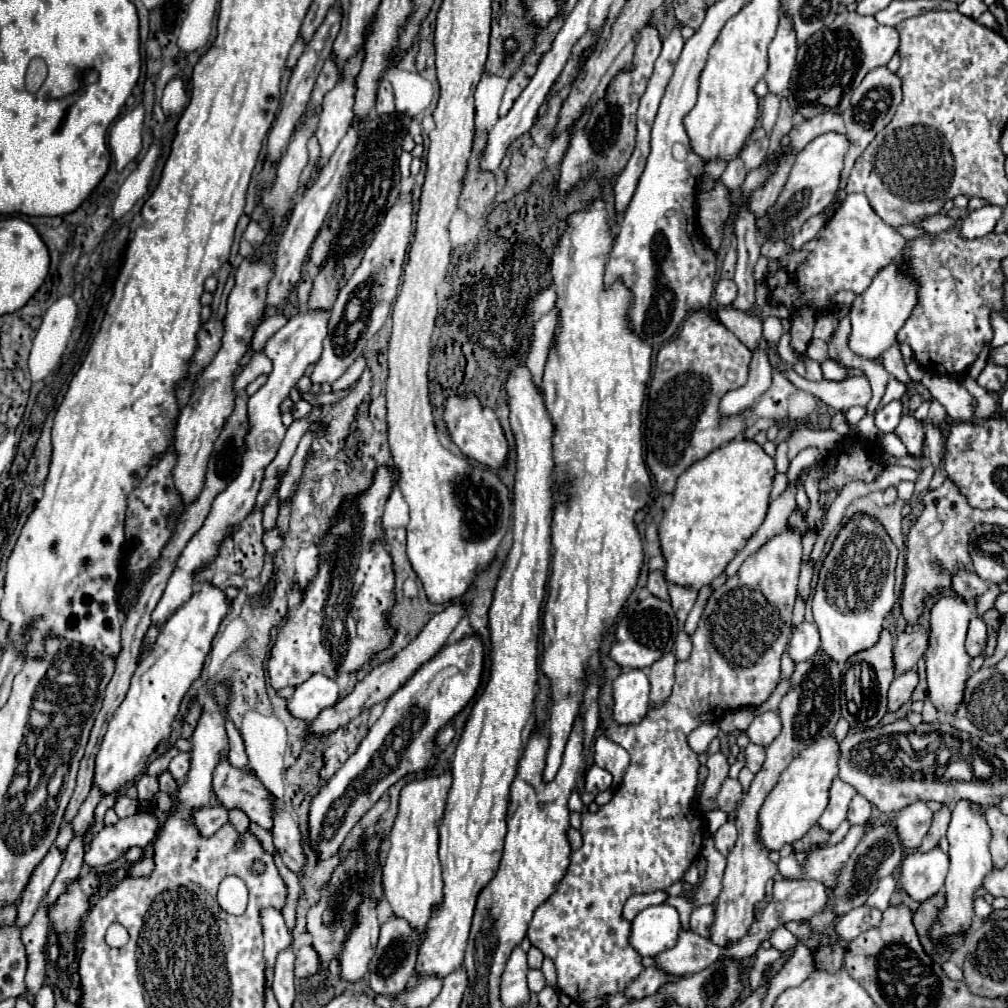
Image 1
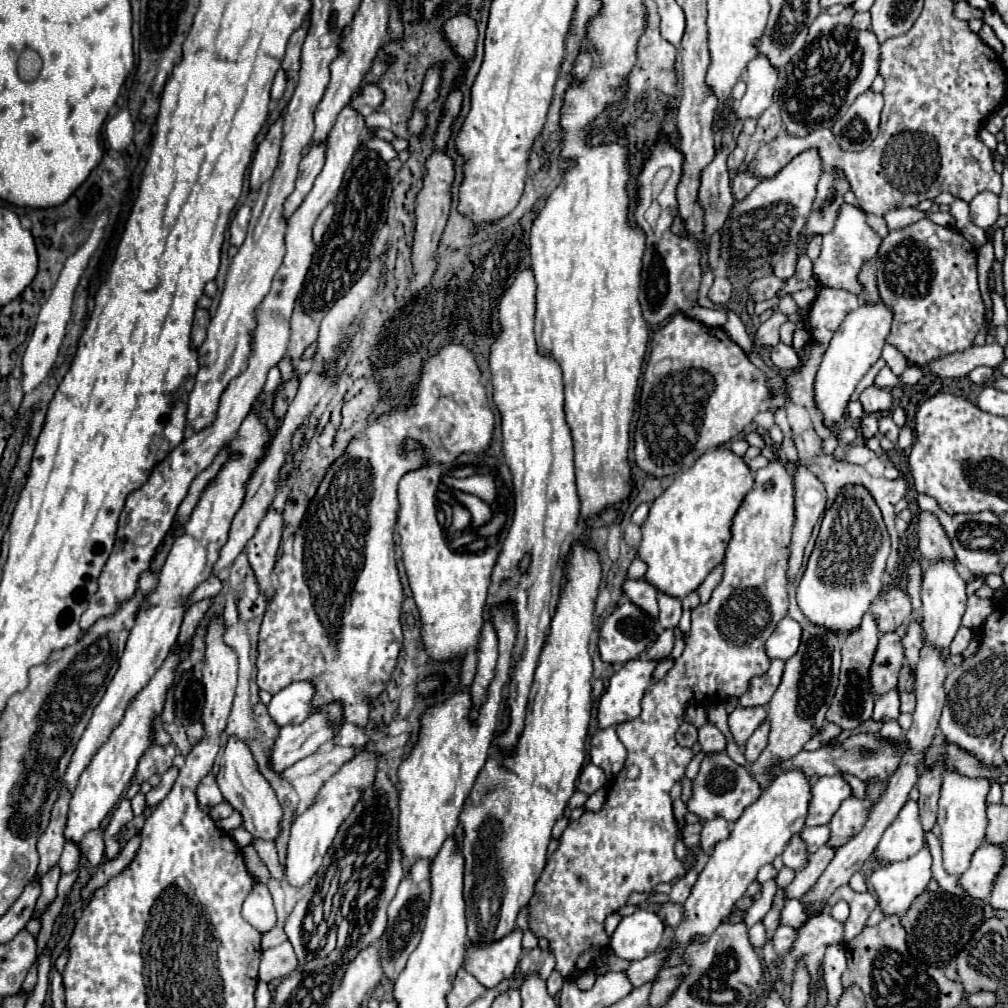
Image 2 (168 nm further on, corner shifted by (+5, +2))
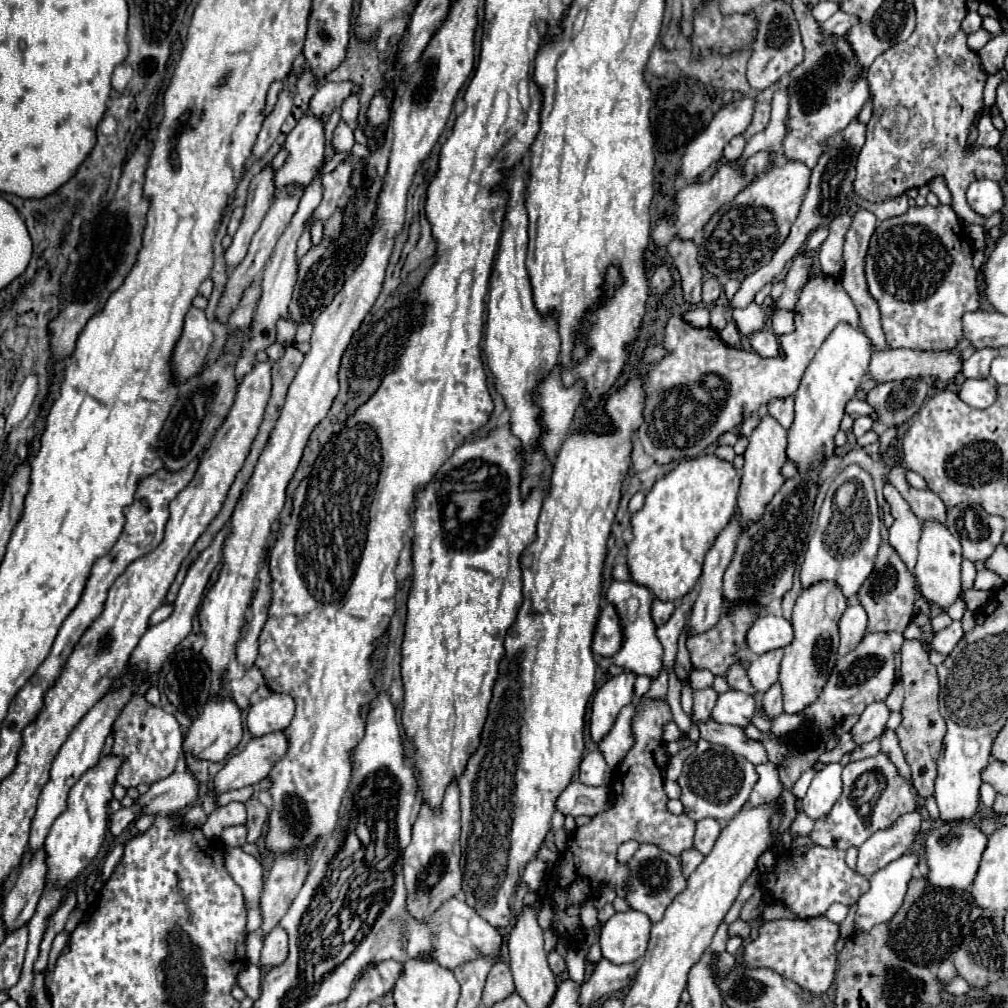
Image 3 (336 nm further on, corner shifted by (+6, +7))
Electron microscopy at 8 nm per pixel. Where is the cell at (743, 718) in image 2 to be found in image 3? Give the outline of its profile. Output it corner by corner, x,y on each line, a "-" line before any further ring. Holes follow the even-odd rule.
727,690
719,694
715,708
711,710
711,718
719,724
733,724
745,728
755,714
755,698
741,690

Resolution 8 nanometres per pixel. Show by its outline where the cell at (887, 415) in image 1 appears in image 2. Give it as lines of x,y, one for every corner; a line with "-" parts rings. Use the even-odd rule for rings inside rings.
866,413
864,417
862,417
862,427
860,427
860,431
862,431
862,435
866,437
866,439
870,439
870,437
874,437
876,433
878,433
878,421
880,421
880,415
878,413

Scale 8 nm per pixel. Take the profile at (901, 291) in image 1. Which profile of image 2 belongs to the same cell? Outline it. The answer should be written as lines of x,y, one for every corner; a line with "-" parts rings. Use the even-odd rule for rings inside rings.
862,303
858,309
846,315
838,331
834,333
824,359
818,367
816,373
816,383
814,383
814,393
816,393
816,403
824,413
824,425
832,427
836,425
846,411
848,399
852,391
856,389
858,381
868,373
868,369
880,359
880,353
886,345
886,337
890,335
890,325
892,325
892,311
882,303

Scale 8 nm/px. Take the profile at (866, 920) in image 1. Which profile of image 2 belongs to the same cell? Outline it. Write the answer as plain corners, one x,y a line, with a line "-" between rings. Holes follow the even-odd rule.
822,911
816,917
808,919
804,923
804,927
800,927
798,939
796,939
792,951
782,961
778,961
780,979
790,983
796,959
804,957
806,965
808,965
808,971
812,975
810,989
816,993
820,989
818,973
820,973
820,967
822,967
824,949
828,945
840,945
842,937
844,937
844,923
832,919
832,915
828,915
828,911

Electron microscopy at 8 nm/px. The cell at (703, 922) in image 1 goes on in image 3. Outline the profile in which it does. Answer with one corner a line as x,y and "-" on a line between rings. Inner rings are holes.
641,844
639,850
629,858
629,880
627,880
627,904
633,910
639,910
649,916
651,922
659,922
663,918
665,908
673,902
673,898
685,890
685,878
681,874
681,862
677,856
671,856
669,852
657,848
655,844

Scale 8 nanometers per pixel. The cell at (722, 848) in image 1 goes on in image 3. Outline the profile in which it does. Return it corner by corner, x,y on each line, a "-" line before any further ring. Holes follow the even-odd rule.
703,818
697,822
697,828
695,828
695,842
693,846
701,852
701,854
709,854
717,836
721,832
721,826
717,820
713,818

